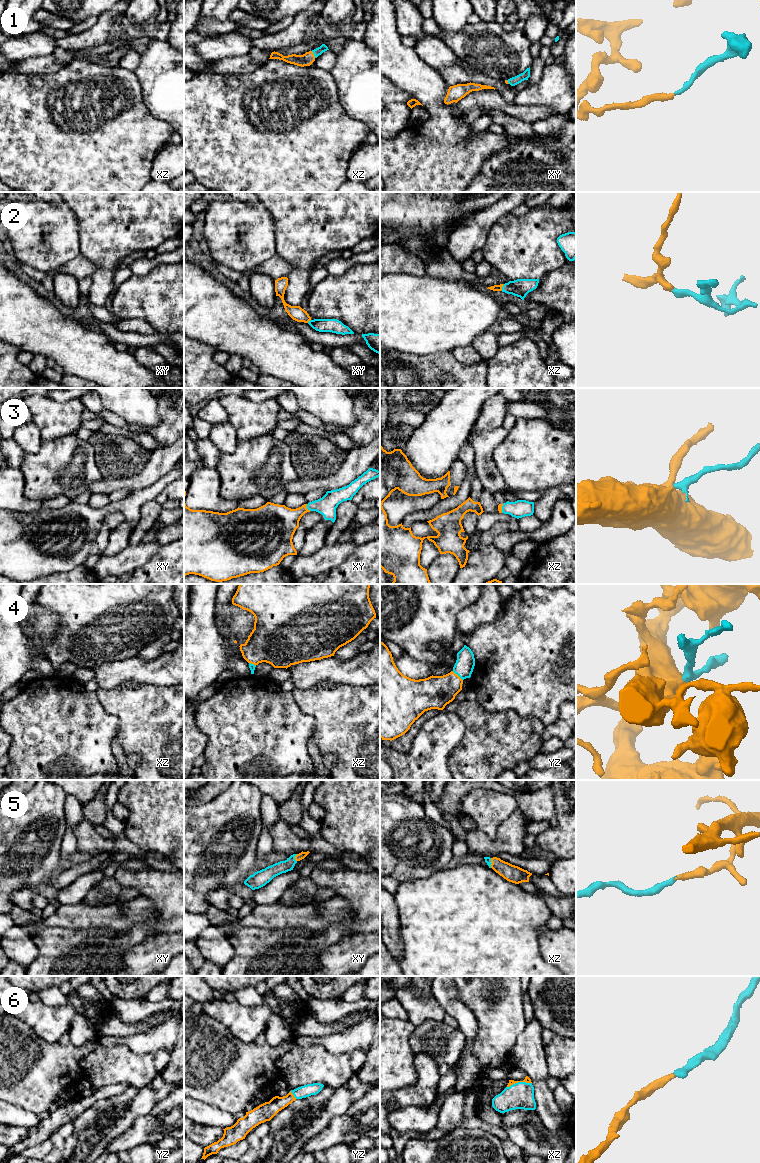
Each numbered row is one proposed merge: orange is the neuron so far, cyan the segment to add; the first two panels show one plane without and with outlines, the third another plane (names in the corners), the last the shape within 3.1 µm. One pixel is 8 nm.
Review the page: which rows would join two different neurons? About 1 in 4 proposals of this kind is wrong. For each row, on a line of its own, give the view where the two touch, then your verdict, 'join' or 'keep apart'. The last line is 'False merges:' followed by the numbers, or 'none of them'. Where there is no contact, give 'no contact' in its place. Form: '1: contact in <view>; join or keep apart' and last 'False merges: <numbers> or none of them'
1: contact in xz; join
2: contact in xz; join
3: contact in xy; join
4: contact in yz; join
5: contact in xy; join
6: contact in xz; join
False merges: none of them

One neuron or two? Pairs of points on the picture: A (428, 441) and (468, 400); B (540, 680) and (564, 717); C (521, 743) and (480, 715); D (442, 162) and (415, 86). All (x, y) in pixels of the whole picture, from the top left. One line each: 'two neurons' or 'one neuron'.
A: one neuron
B: two neurons
C: one neuron
D: one neuron

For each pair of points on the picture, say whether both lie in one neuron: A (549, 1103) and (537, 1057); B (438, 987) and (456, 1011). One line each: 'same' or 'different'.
A: same
B: same

